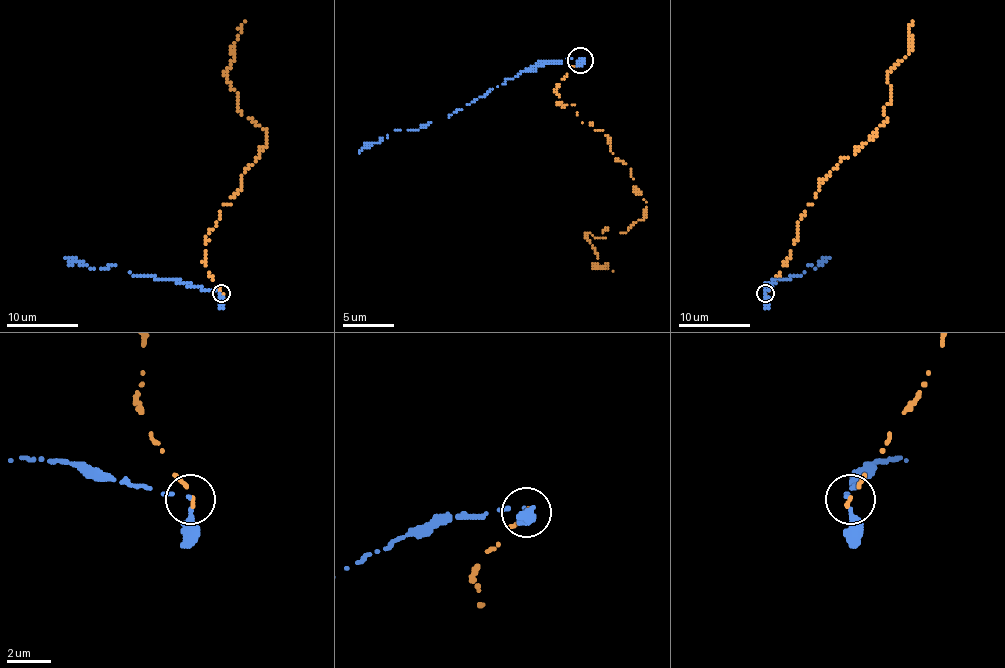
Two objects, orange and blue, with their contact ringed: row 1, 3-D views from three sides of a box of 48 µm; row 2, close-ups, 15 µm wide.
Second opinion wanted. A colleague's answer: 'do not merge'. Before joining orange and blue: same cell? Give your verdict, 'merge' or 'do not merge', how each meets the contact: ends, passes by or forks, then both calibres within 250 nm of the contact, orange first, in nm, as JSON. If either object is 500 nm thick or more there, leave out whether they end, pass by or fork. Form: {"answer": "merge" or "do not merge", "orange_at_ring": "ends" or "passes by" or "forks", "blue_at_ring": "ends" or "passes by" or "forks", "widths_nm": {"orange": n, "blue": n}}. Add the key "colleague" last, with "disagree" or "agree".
{"answer": "do not merge", "orange_at_ring": "ends", "blue_at_ring": "passes by", "widths_nm": {"orange": 150, "blue": 150}, "colleague": "agree"}

